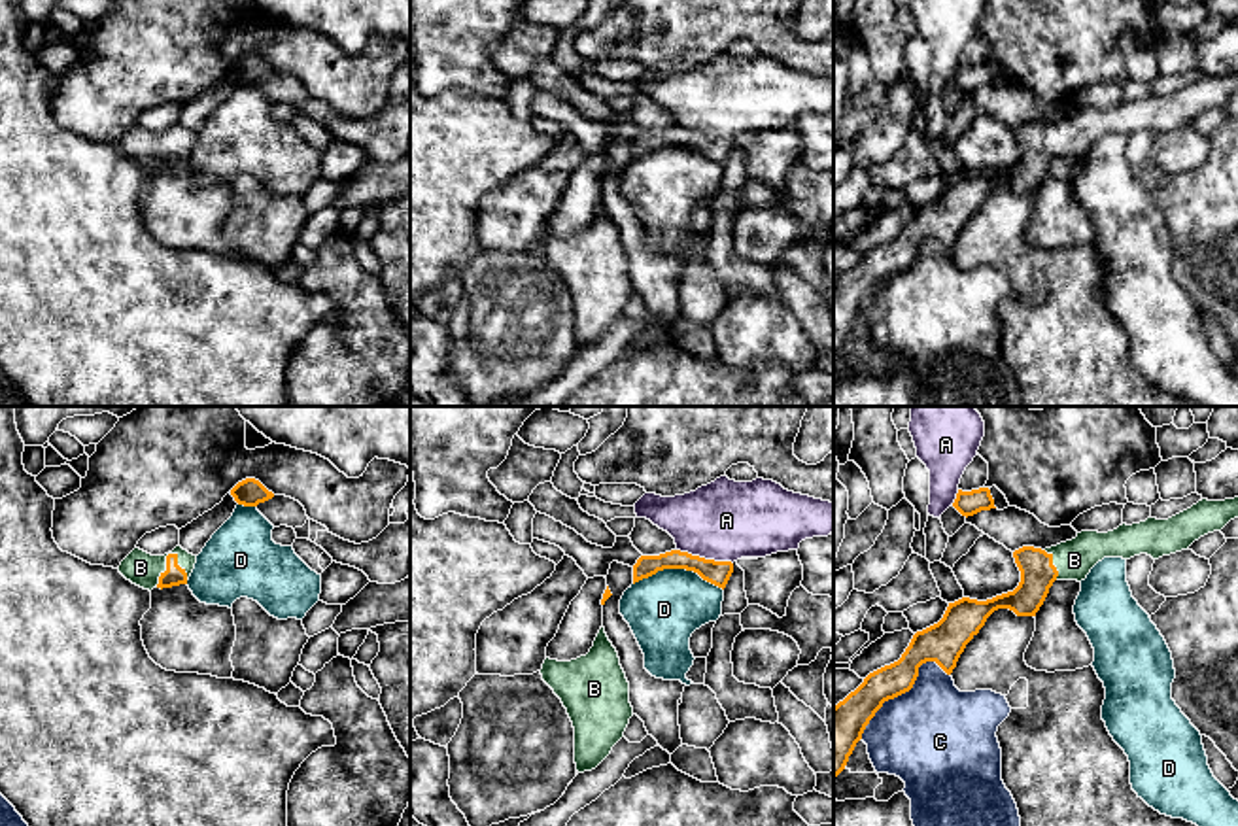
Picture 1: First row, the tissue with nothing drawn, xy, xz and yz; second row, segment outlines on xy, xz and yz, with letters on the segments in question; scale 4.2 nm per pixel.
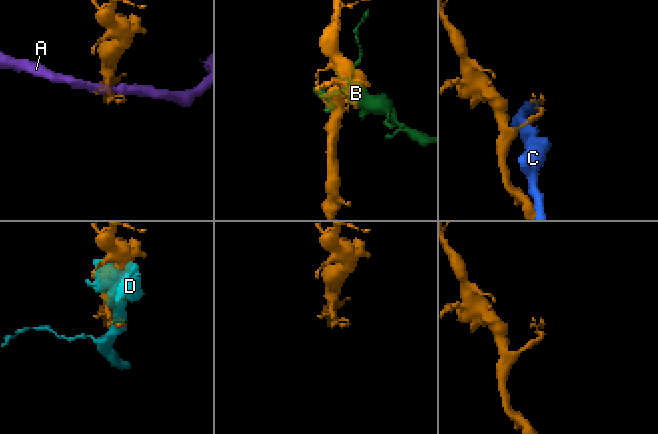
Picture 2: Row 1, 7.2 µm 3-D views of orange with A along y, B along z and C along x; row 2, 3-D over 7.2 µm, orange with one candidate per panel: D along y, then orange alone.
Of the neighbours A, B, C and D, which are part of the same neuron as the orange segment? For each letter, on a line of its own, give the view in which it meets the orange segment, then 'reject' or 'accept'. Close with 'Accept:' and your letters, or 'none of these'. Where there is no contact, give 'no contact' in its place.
A: xz | reject
B: xy | accept
C: yz | reject
D: xz | reject
Accept: B

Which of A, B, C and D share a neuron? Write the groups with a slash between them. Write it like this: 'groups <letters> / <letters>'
groups A / B / C / D

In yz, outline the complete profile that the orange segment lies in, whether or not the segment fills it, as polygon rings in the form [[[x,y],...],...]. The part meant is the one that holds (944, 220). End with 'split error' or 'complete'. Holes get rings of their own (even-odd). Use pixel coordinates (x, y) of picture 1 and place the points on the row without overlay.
[[[1238,74],[1202,76],[1168,96],[1147,95],[1108,110],[1081,108],[1075,115],[1045,127],[1034,123],[1015,127],[1021,159],[1013,168],[987,178],[962,174],[949,180],[937,200],[913,212],[898,238],[869,250],[834,284],[834,353],[845,346],[866,302],[883,280],[909,268],[919,244],[926,238],[936,238],[951,251],[966,221],[994,187],[1009,185],[1017,193],[1036,193],[1055,157],[1081,159],[1104,134],[1130,136],[1147,130],[1159,136],[1187,127],[1195,117],[1221,108],[1234,95],[1238,95]]] | split error

